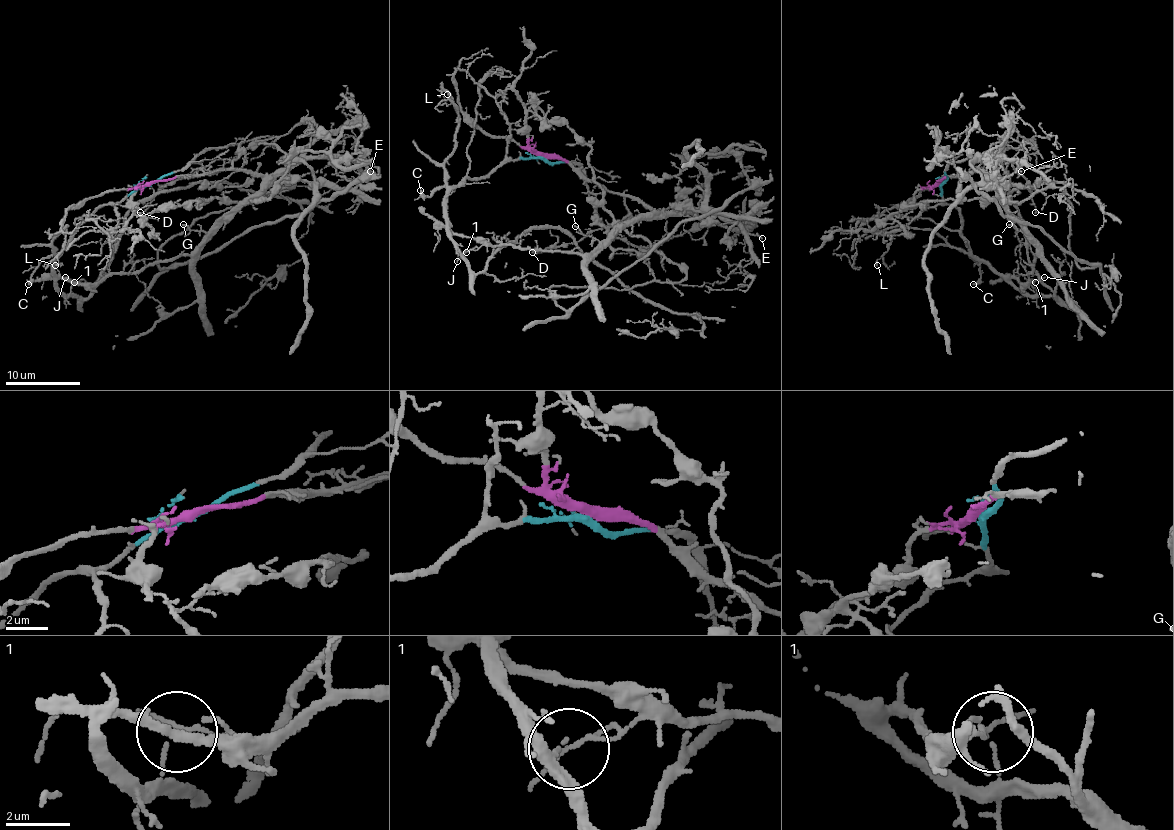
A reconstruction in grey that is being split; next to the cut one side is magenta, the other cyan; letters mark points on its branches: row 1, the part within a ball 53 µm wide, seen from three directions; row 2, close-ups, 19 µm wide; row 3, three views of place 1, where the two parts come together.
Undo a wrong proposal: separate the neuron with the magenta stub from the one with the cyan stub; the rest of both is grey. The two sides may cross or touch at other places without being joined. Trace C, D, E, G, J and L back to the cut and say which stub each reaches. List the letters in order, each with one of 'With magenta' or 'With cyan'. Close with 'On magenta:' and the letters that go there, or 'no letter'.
C: With cyan
D: With magenta
E: With magenta
G: With magenta
J: With magenta
L: With cyan
On magenta: D, E, G, J

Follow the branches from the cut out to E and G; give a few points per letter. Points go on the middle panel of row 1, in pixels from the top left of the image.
E: (543, 156), (567, 160), (588, 179), (608, 190), (638, 198), (657, 211), (719, 211), (747, 233), (762, 239)
G: (543, 156), (567, 160), (588, 179), (608, 190), (635, 196), (653, 213), (625, 220), (599, 241), (575, 226)

